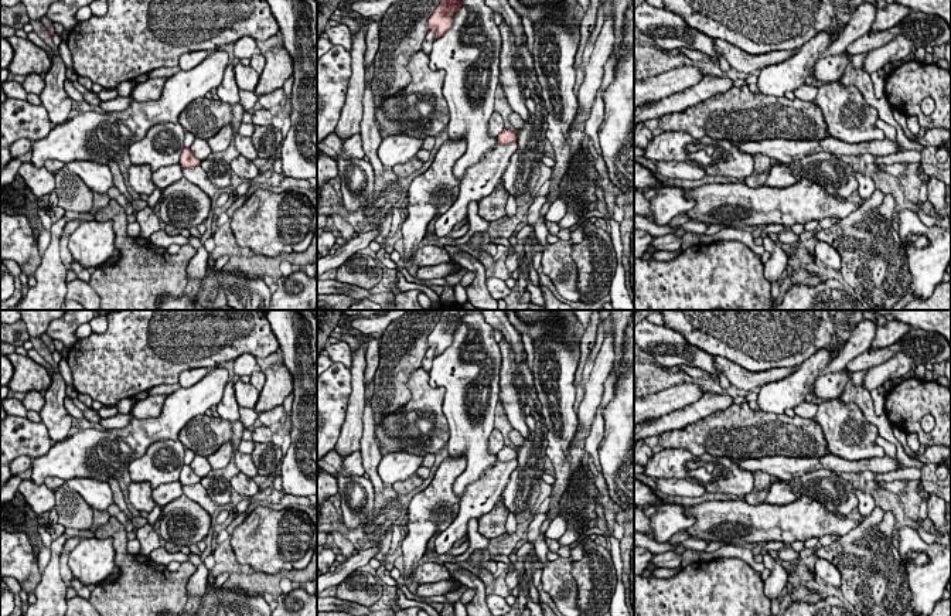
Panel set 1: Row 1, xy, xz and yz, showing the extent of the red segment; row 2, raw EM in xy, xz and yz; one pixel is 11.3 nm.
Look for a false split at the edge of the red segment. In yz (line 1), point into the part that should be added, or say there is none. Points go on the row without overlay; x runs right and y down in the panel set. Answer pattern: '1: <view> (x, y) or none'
1: none

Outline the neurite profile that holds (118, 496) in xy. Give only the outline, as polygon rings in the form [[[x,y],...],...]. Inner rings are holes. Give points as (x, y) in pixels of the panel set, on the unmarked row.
[[[109,480],[110,490],[113,493],[113,501],[115,504],[127,515],[127,518],[132,521],[133,515],[127,508],[127,503],[125,501],[125,496],[120,490],[117,480]]]

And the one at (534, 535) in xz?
[[[538,514],[526,528],[526,538],[534,544],[538,558],[543,562],[542,588],[563,616],[580,616],[577,585],[572,575],[570,559],[559,557],[549,561],[546,558],[549,549],[545,535],[541,534],[541,525],[546,518],[546,514]]]

